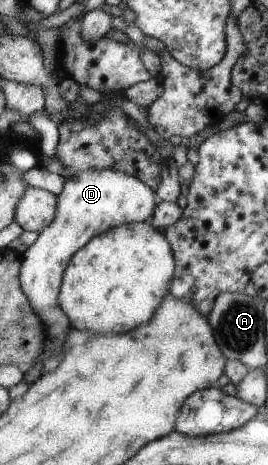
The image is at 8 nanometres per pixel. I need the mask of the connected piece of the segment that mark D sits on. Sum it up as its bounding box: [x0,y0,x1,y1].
[20,169,158,349]

